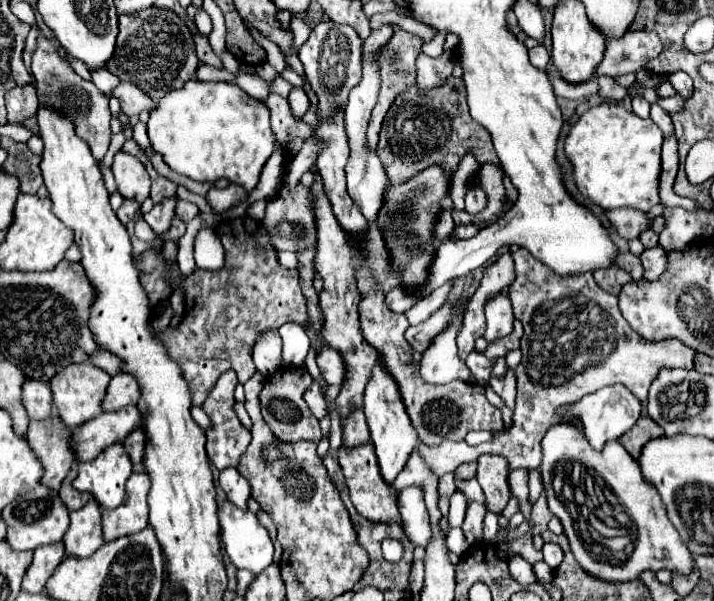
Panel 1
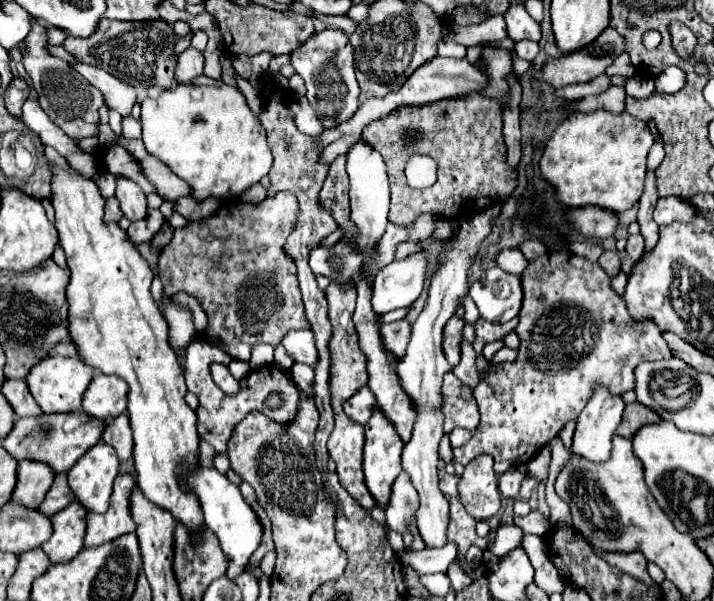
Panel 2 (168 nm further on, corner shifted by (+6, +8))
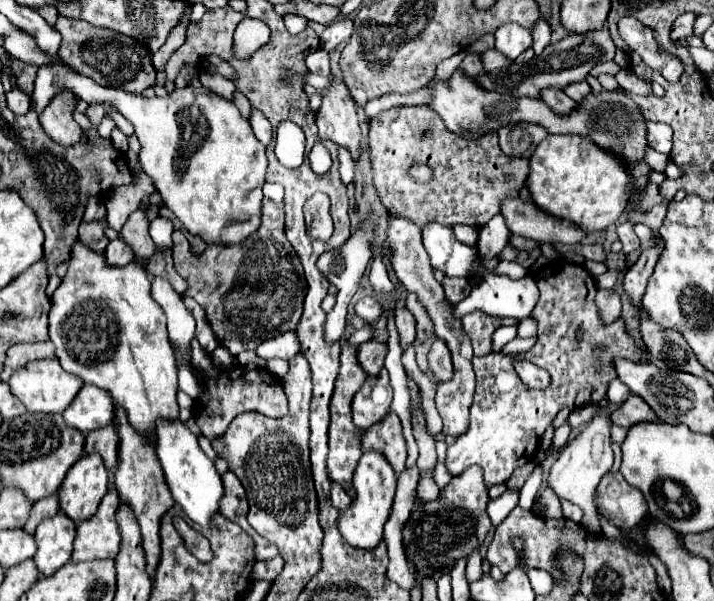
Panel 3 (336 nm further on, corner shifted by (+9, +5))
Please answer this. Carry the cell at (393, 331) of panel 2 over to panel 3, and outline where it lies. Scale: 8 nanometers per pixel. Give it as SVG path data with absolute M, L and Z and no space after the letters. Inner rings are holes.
M367 341L359 345L359 363L365 369L367 375L377 375L377 371L383 369L383 361L387 355L387 345L379 341Z

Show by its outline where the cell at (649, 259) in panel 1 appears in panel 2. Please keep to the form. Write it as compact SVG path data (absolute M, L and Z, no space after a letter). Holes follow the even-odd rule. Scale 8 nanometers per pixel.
M638 234L638 236L628 236L628 246L626 246L626 252L628 256L638 262L642 258L642 252L644 252L644 238Z

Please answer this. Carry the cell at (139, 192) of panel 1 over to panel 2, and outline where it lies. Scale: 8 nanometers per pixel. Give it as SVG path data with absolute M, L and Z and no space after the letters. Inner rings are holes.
M124 178L116 180L116 198L118 198L120 208L124 212L124 218L128 218L130 222L142 220L146 216L146 210L148 210L146 208L146 194L132 180L124 180Z

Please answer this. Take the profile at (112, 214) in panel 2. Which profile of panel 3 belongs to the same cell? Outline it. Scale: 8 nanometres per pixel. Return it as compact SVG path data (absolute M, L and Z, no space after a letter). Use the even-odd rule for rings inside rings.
M107 221L105 223L81 223L79 227L79 239L83 239L87 245L93 245L97 251L103 251L109 243L107 235L105 235L105 227L107 227Z

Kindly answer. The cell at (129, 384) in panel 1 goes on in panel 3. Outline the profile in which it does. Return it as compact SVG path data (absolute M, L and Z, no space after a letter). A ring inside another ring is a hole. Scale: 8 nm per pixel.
M83 385L75 401L63 411L63 419L67 425L79 429L85 435L97 427L113 425L115 419L113 397L107 391L101 391L101 387Z

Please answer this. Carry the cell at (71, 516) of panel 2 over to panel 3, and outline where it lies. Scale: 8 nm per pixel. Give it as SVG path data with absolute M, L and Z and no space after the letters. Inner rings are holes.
M63 513L43 519L43 523L35 531L35 541L39 549L33 557L41 575L53 575L61 565L71 559L75 533L77 523Z

